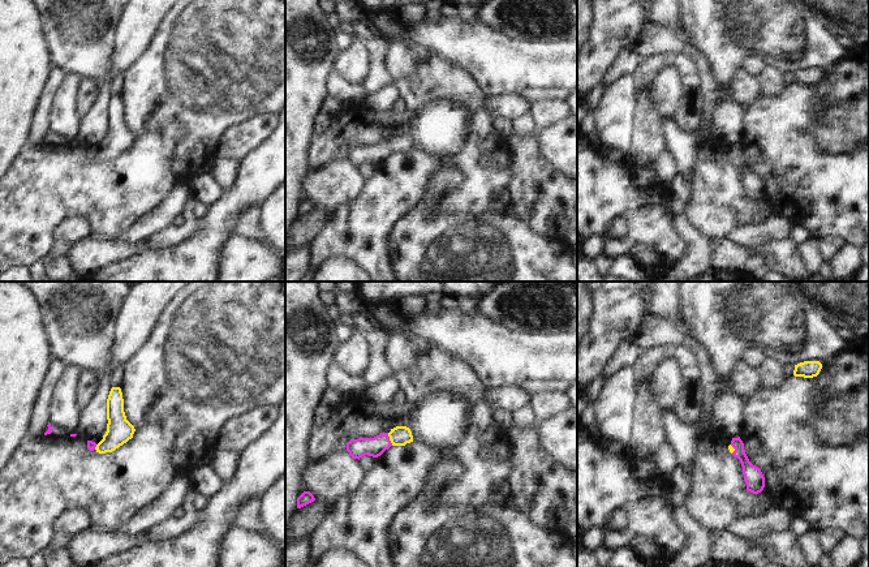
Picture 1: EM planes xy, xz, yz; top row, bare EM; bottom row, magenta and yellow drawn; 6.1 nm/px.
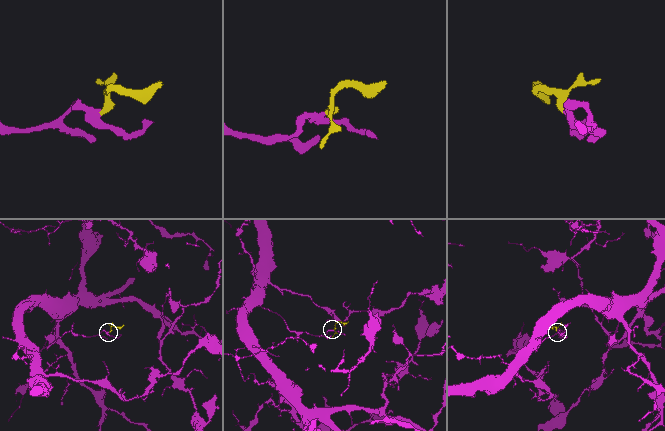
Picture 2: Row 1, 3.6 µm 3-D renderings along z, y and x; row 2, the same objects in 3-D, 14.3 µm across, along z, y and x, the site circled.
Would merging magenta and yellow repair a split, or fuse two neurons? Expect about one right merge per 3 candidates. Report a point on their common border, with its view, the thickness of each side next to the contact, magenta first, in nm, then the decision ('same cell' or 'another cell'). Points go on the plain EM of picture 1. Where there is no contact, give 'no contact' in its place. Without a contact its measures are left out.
contact xz (388, 147); calibres 120 and 120 nm; same cell

